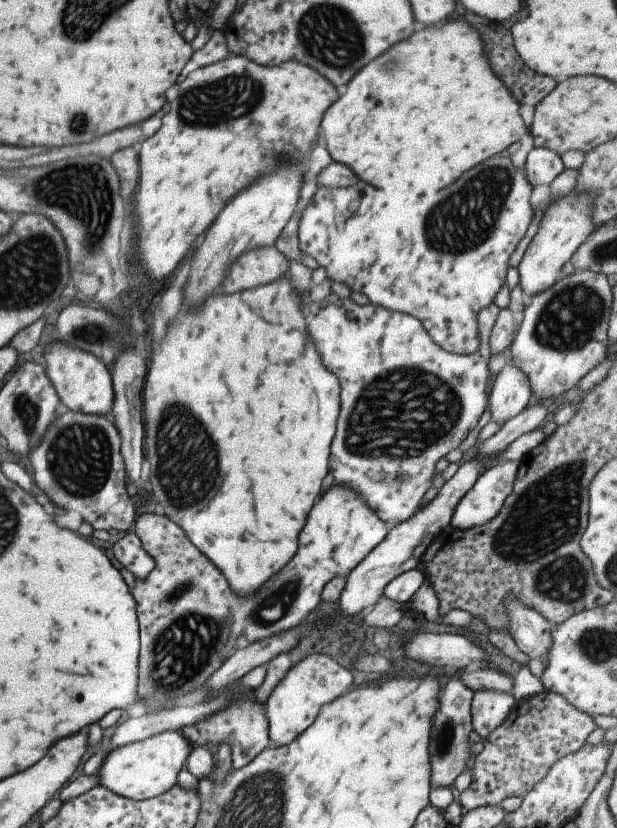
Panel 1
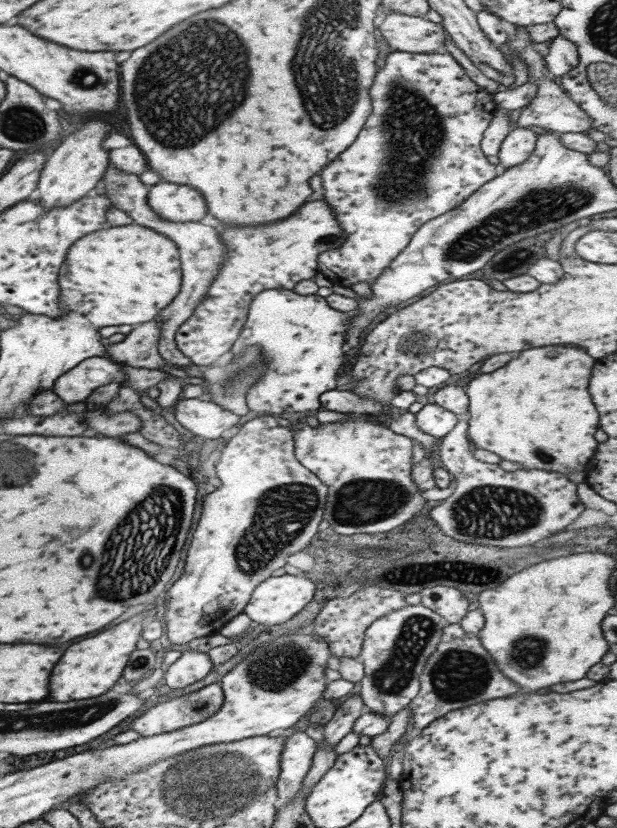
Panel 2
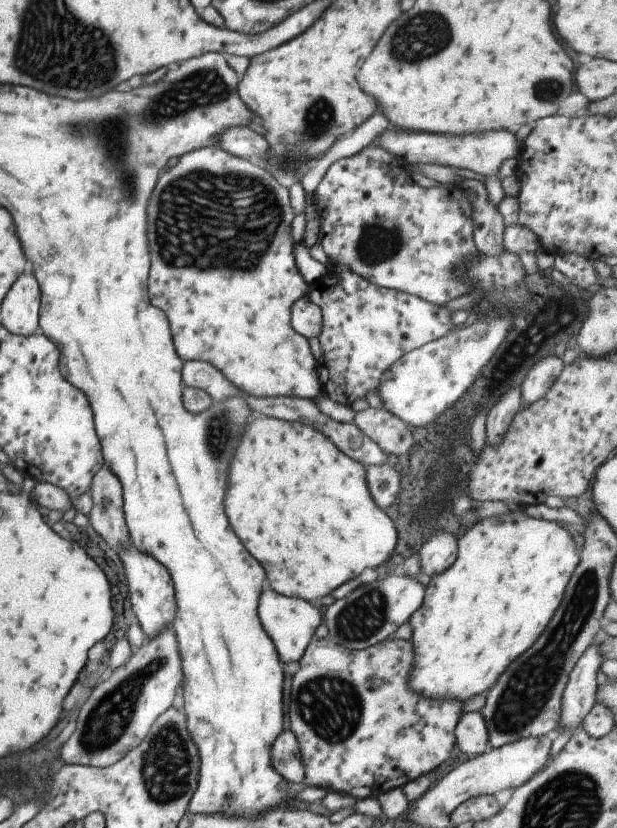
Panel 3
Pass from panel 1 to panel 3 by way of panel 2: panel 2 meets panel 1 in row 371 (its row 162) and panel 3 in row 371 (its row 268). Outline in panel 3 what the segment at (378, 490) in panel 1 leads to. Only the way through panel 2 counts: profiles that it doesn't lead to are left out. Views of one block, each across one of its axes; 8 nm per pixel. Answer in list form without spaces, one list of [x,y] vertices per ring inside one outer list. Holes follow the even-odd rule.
[[[345,272],[343,274],[339,273],[336,276],[333,274],[325,274],[313,282],[309,282],[307,285],[306,292],[307,300],[311,303],[315,303],[316,306],[321,310],[321,330],[319,334],[315,336],[317,338],[320,349],[322,351],[321,356],[316,360],[316,370],[319,380],[319,385],[321,392],[323,392],[330,400],[336,404],[343,406],[351,406],[353,401],[357,398],[364,398],[367,393],[379,390],[379,380],[383,378],[383,374],[387,372],[387,368],[394,364],[400,357],[403,357],[403,354],[427,344],[427,342],[433,342],[433,340],[442,338],[450,330],[450,315],[451,311],[445,308],[445,306],[434,306],[421,298],[417,298],[411,294],[400,293],[392,289],[387,289],[383,287],[374,286],[372,283],[366,282],[363,278],[353,274],[353,272]]]

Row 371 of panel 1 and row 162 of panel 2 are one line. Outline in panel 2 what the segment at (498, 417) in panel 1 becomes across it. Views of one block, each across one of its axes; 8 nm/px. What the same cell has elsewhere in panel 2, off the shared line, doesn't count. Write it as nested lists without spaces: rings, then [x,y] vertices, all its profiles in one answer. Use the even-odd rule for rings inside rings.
[[[523,127],[511,129],[498,151],[499,171],[521,164],[534,150],[535,142],[535,132]]]

